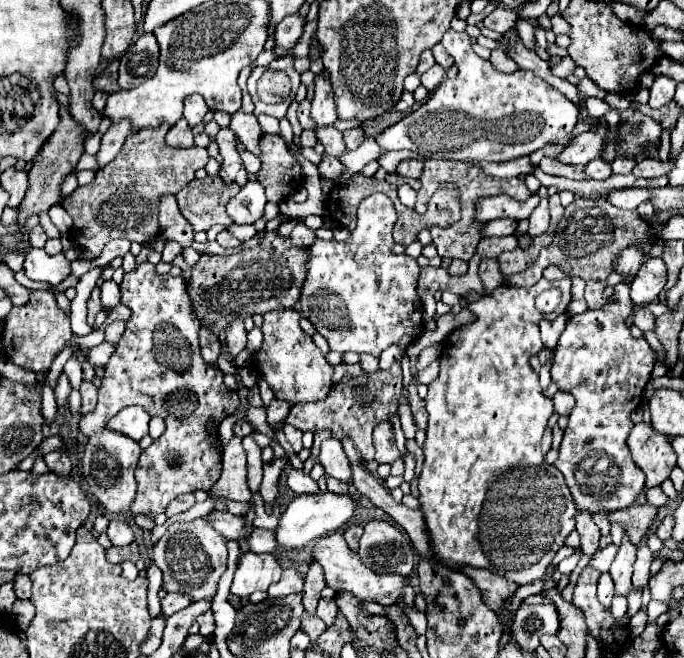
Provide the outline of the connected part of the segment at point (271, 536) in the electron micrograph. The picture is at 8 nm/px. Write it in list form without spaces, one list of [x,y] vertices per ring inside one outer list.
[[[254,528],[248,544],[252,552],[274,552],[278,546],[276,534],[270,530],[262,530],[262,528]]]

